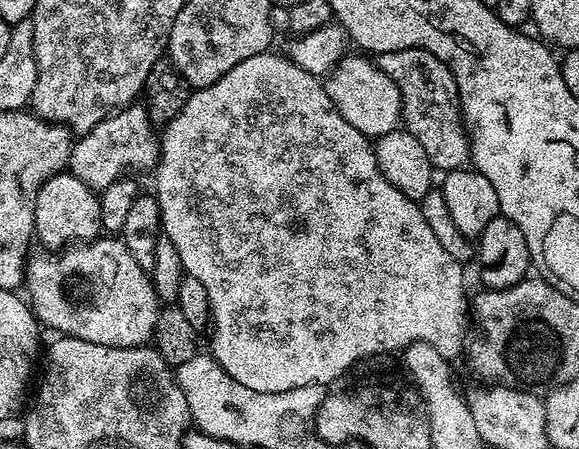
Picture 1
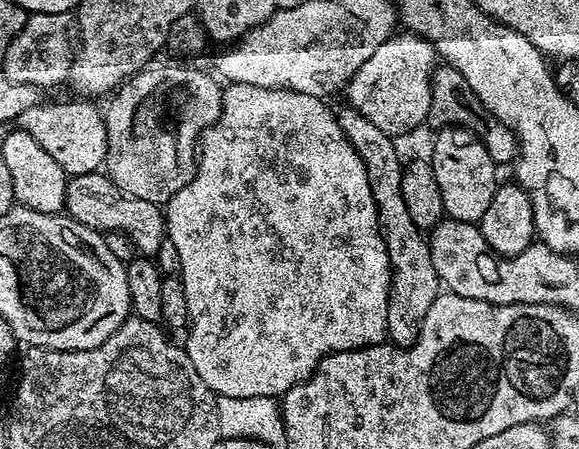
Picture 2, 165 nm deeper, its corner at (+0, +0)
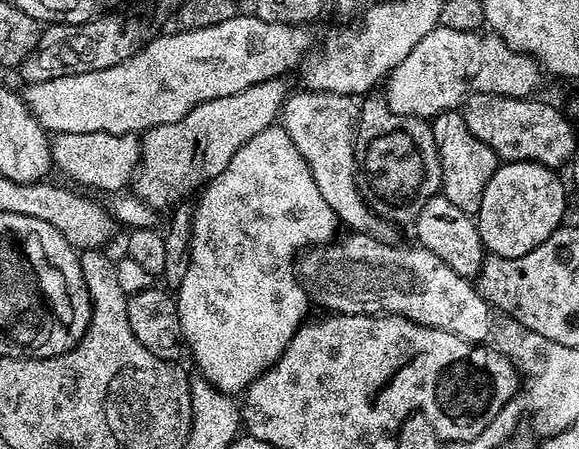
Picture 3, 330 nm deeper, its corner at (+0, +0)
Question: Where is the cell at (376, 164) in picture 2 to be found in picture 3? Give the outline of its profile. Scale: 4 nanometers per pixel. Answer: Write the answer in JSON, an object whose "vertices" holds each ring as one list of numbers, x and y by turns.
{"vertices":[[300,90,297,96,289,95,285,99,282,105,282,126,286,130,286,134,290,134,290,142,294,142,298,154,302,154,302,158,314,178,314,186,318,186,318,194,322,194,326,206,330,206,330,210,336,212,337,221,343,227,345,224,348,227,345,229,352,232,364,232,375,240,395,244,398,240,398,236,396,236,397,229,389,224,387,220,381,220,372,211,358,187,358,157,354,151,357,115,358,104,351,96]]}

